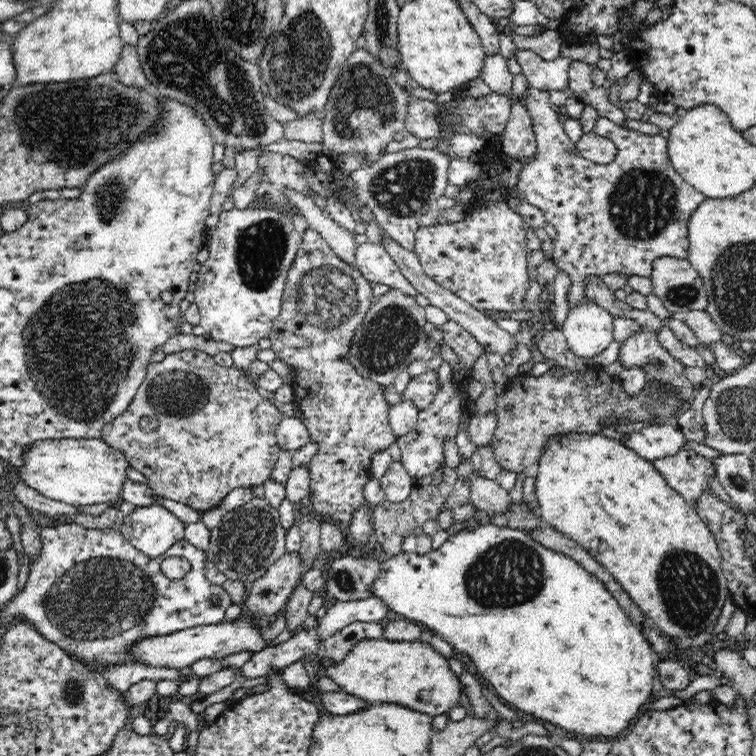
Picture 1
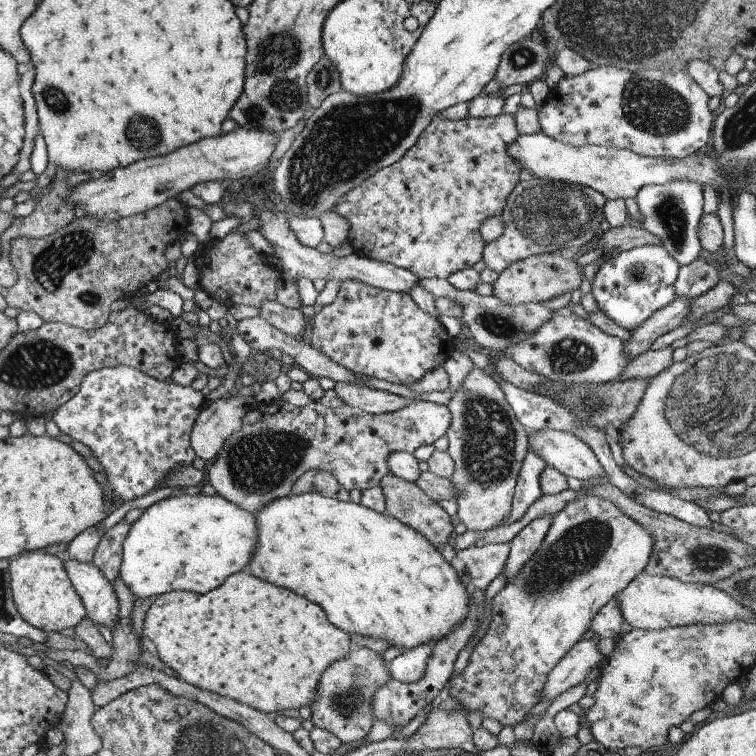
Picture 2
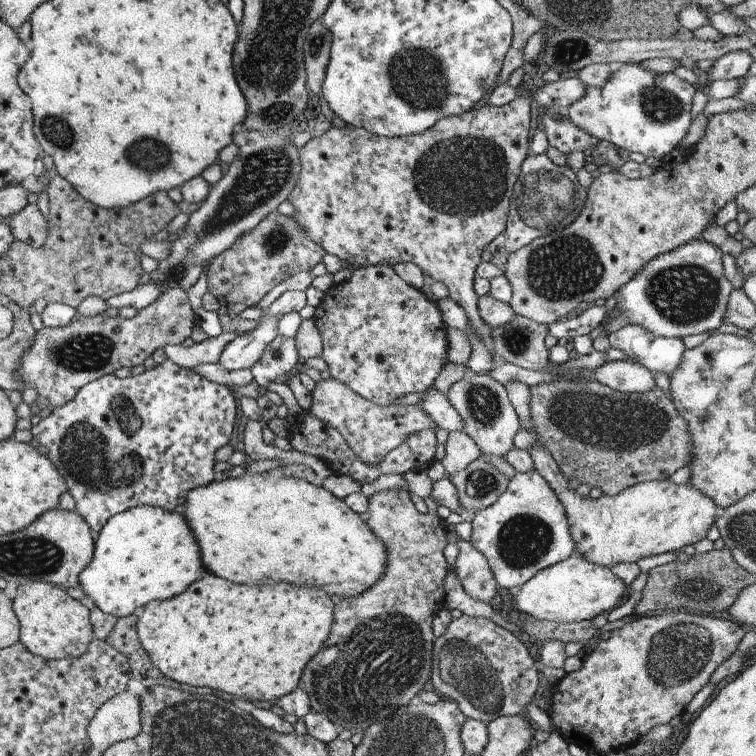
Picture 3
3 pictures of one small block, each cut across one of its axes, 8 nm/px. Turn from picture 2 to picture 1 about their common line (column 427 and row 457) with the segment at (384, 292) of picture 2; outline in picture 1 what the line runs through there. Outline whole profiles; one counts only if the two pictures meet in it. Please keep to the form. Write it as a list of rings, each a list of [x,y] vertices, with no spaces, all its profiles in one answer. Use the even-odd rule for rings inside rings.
[[[307,229],[301,238],[296,258],[289,268],[281,311],[269,334],[271,349],[277,354],[277,358],[294,369],[291,384],[293,402],[302,413],[300,419],[308,429],[309,440],[317,444],[316,454],[307,464],[311,493],[309,506],[321,521],[331,521],[339,525],[346,535],[349,534],[347,531],[354,512],[362,504],[370,505],[362,488],[371,476],[372,457],[397,442],[388,418],[390,405],[384,399],[384,390],[388,386],[361,376],[348,361],[354,332],[376,300],[370,284],[357,266],[340,259],[318,232]]]

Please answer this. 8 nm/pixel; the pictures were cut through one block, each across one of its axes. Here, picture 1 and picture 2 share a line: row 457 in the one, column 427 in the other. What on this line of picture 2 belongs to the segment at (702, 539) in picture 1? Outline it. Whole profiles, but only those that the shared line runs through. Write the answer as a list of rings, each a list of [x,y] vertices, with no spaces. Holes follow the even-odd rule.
[[[311,492],[308,494],[299,494],[298,496],[288,495],[284,498],[278,498],[274,502],[266,504],[258,514],[255,514],[255,518],[256,526],[258,526],[258,542],[256,542],[252,560],[250,560],[250,564],[247,566],[248,571],[266,582],[292,590],[292,592],[304,596],[310,602],[318,604],[326,613],[326,618],[330,620],[330,624],[350,636],[356,635],[382,639],[390,647],[398,647],[402,649],[402,652],[406,652],[406,650],[412,650],[416,646],[420,646],[420,644],[426,644],[426,642],[437,643],[442,638],[446,638],[468,616],[471,588],[466,588],[462,580],[460,580],[456,569],[446,561],[437,548],[433,548],[432,544],[420,532],[388,514],[385,515],[376,512],[371,508],[362,506],[360,503],[356,504],[352,501],[344,502],[337,498],[328,498],[321,494],[316,494],[316,492]]]

